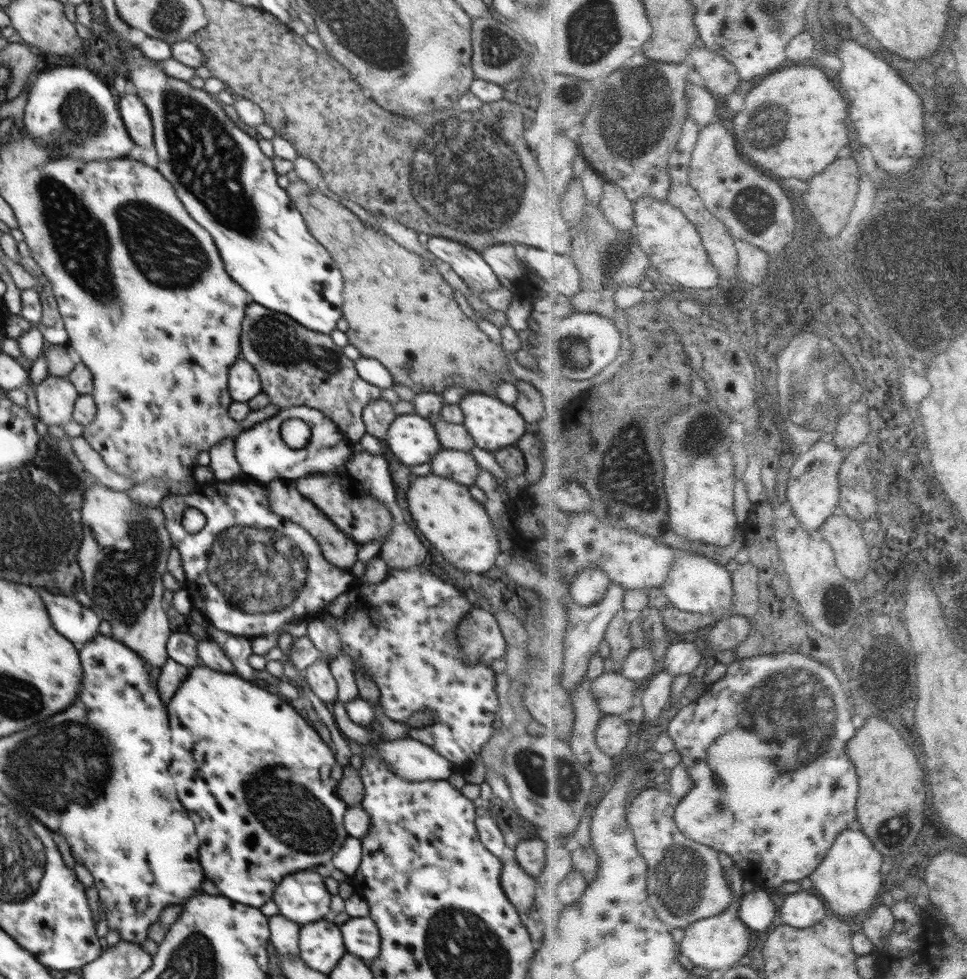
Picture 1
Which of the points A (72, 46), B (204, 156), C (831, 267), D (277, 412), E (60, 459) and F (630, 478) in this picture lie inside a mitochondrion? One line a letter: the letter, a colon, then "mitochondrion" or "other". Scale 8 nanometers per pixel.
A: other
B: mitochondrion
C: mitochondrion
D: other
E: mitochondrion
F: mitochondrion

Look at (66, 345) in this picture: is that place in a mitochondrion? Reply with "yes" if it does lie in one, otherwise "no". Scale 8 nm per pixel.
no

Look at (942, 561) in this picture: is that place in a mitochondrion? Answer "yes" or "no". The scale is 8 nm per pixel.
yes

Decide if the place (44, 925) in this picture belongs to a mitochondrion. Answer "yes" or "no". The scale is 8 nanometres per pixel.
no

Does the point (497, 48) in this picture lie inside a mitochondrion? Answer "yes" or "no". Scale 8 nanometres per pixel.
yes

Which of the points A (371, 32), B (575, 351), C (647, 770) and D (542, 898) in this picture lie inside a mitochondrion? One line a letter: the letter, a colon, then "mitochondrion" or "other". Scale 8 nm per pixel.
A: mitochondrion
B: mitochondrion
C: other
D: other

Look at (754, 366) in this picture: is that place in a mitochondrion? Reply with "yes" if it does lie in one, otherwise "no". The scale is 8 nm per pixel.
no

